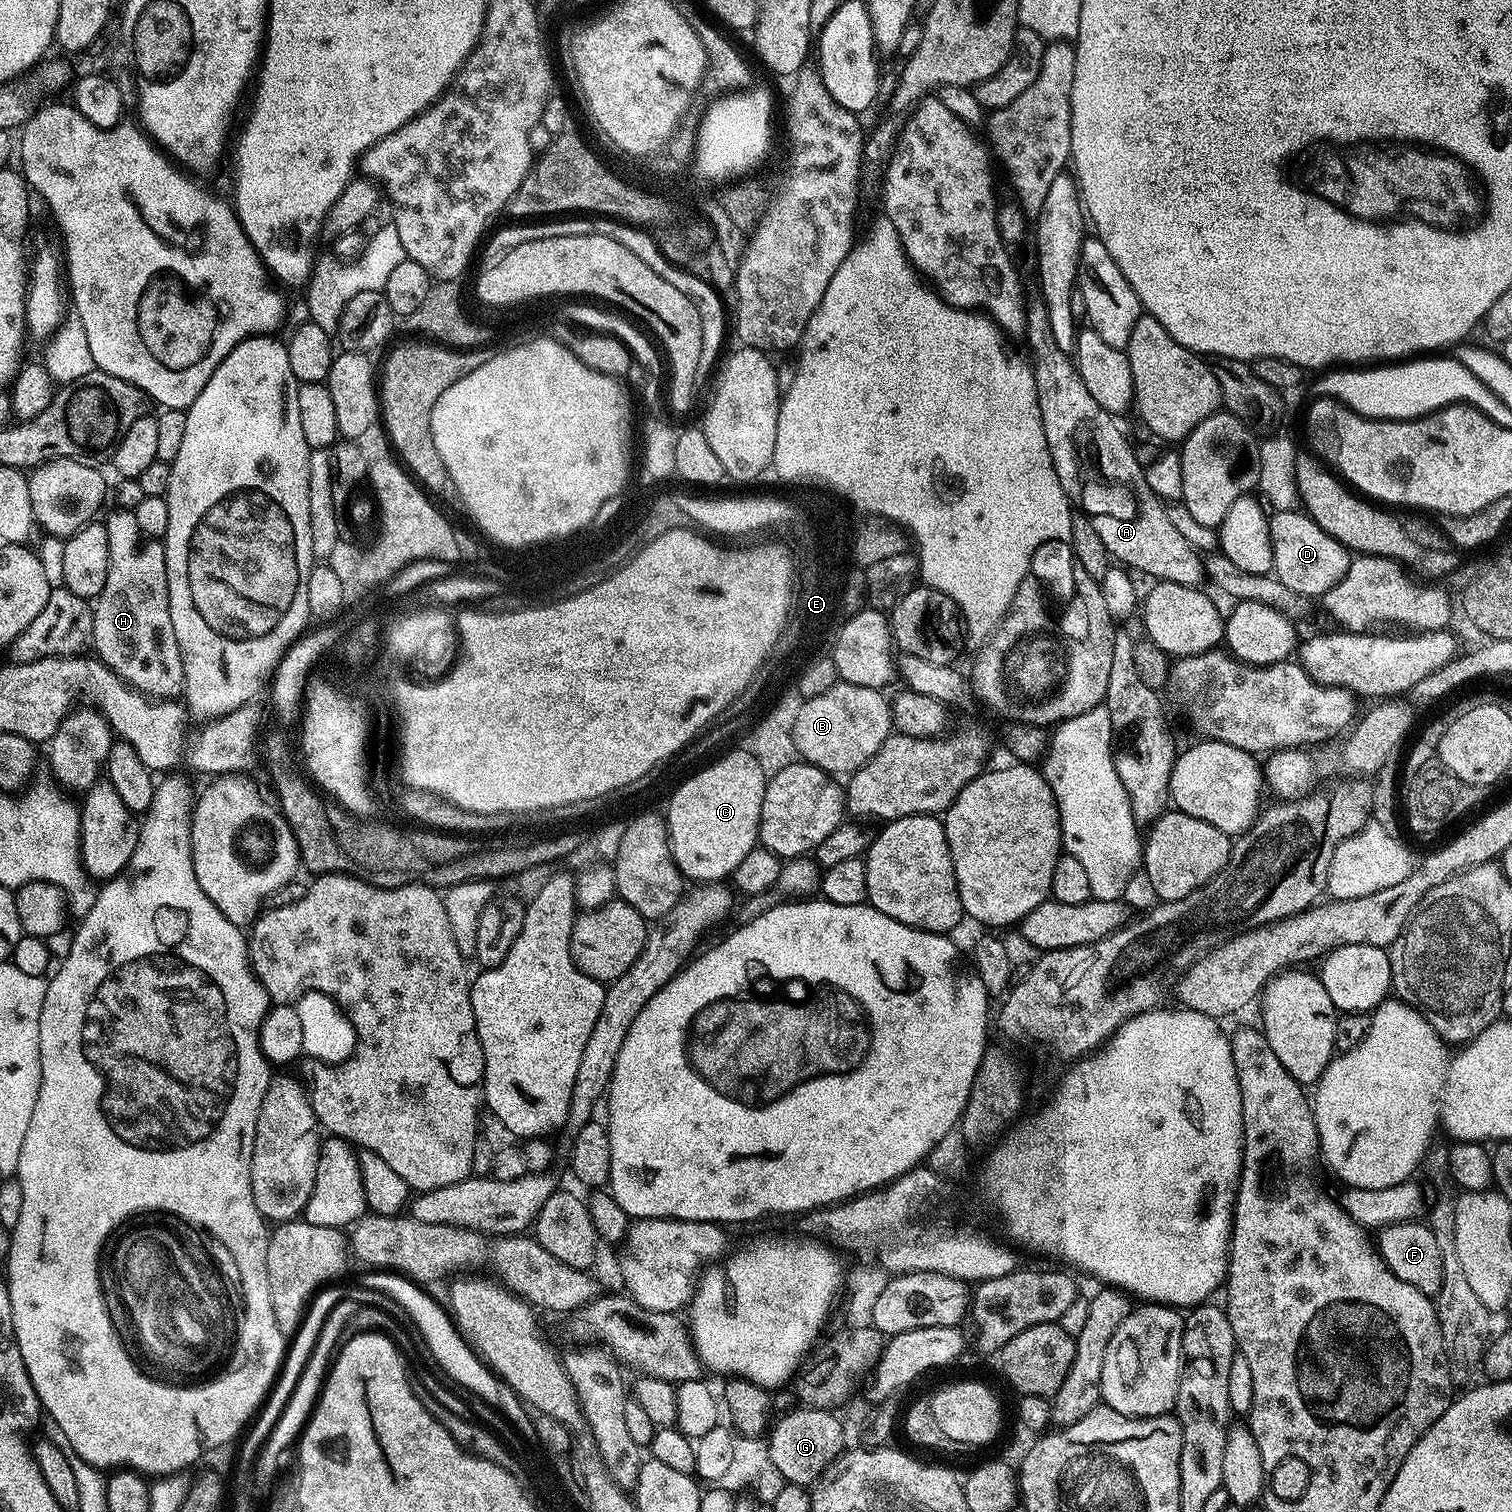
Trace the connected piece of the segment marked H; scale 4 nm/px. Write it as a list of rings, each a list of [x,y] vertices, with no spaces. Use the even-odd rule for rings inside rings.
[[[117,507],[116,512],[112,512],[103,521],[106,526],[106,538],[110,538],[110,570],[106,574],[106,586],[102,586],[102,594],[97,596],[92,609],[94,618],[94,630],[92,631],[92,644],[96,648],[95,655],[114,674],[118,674],[120,679],[130,688],[135,688],[137,692],[143,692],[149,698],[176,698],[181,695],[184,687],[184,658],[180,655],[180,647],[174,638],[174,626],[170,622],[170,602],[168,601],[168,583],[166,582],[166,558],[164,557],[164,545],[160,542],[142,542],[140,531],[138,530],[138,518],[135,511],[127,508]]]

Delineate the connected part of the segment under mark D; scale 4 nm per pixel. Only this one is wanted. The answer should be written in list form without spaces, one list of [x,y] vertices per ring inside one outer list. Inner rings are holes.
[[[1297,509],[1275,511],[1269,517],[1268,538],[1271,540],[1273,575],[1284,586],[1305,598],[1321,598],[1347,574],[1354,559],[1353,553],[1326,534],[1307,513]]]

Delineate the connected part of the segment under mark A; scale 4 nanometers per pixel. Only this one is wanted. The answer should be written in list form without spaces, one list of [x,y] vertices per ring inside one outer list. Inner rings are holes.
[[[1039,287],[1025,289],[1023,304],[1024,334],[1031,354],[1039,413],[1063,492],[1073,505],[1080,506],[1081,513],[1090,517],[1098,538],[1117,563],[1148,571],[1157,581],[1199,585],[1204,578],[1199,553],[1180,536],[1168,519],[1163,501],[1150,490],[1144,467],[1116,424],[1117,419],[1094,401],[1069,353],[1058,349]]]

